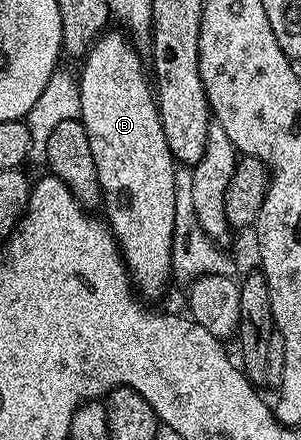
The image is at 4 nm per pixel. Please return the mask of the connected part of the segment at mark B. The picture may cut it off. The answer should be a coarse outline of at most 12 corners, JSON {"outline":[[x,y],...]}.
{"outline":[[124,30],[84,56],[103,215],[146,300],[174,274],[178,168]]}

